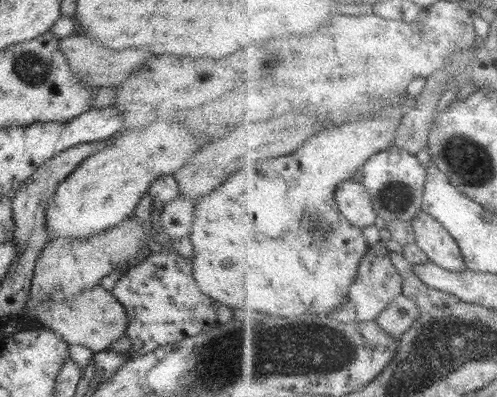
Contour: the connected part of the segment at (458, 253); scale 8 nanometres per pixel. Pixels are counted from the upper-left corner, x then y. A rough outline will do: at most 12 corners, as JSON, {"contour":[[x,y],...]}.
{"contour":[[422,210],[412,225],[417,245],[452,272],[469,269],[459,241]]}

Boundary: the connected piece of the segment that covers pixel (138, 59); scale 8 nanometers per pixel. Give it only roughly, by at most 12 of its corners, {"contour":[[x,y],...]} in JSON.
{"contour":[[81,32],[60,39],[72,74],[117,88],[150,56],[102,47]]}

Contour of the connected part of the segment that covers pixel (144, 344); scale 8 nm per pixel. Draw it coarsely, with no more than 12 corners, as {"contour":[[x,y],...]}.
{"contour":[[148,254],[111,293],[137,356],[239,316],[192,257]]}

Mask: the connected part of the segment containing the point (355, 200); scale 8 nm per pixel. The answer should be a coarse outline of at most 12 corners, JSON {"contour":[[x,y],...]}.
{"contour":[[361,179],[339,187],[339,207],[360,228],[378,222],[375,201]]}

